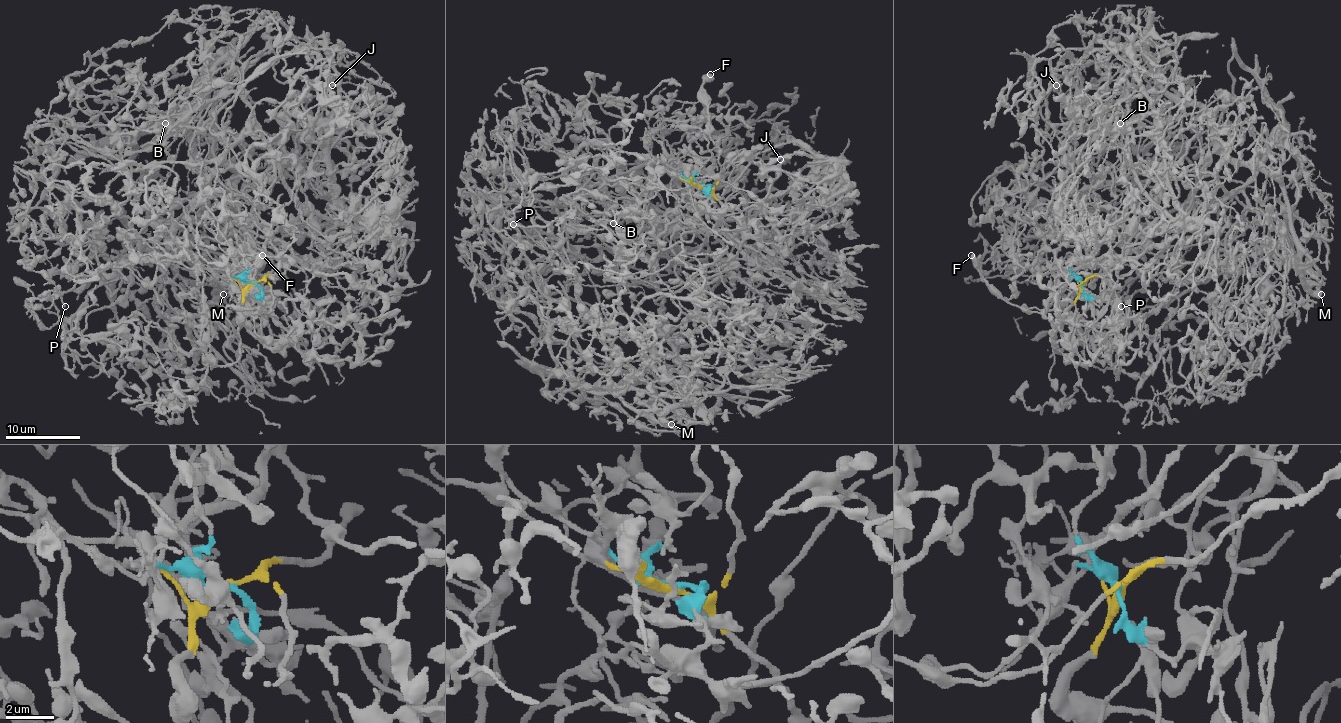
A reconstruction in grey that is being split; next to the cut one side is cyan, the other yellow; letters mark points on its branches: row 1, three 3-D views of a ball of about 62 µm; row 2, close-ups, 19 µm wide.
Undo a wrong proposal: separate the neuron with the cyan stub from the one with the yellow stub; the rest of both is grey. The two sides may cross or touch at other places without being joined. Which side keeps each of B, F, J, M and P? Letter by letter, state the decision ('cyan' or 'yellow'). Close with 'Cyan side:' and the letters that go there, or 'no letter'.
B: cyan
F: yellow
J: cyan
M: yellow
P: cyan
Cyan side: B, J, P

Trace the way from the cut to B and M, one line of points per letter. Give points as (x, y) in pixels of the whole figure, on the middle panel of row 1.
B: (699, 185), (696, 172), (679, 211), (707, 241), (683, 217), (664, 235), (681, 271), (647, 256), (614, 222)
M: (699, 185), (731, 211), (742, 245), (725, 271), (657, 302), (692, 399), (664, 416), (671, 423)

